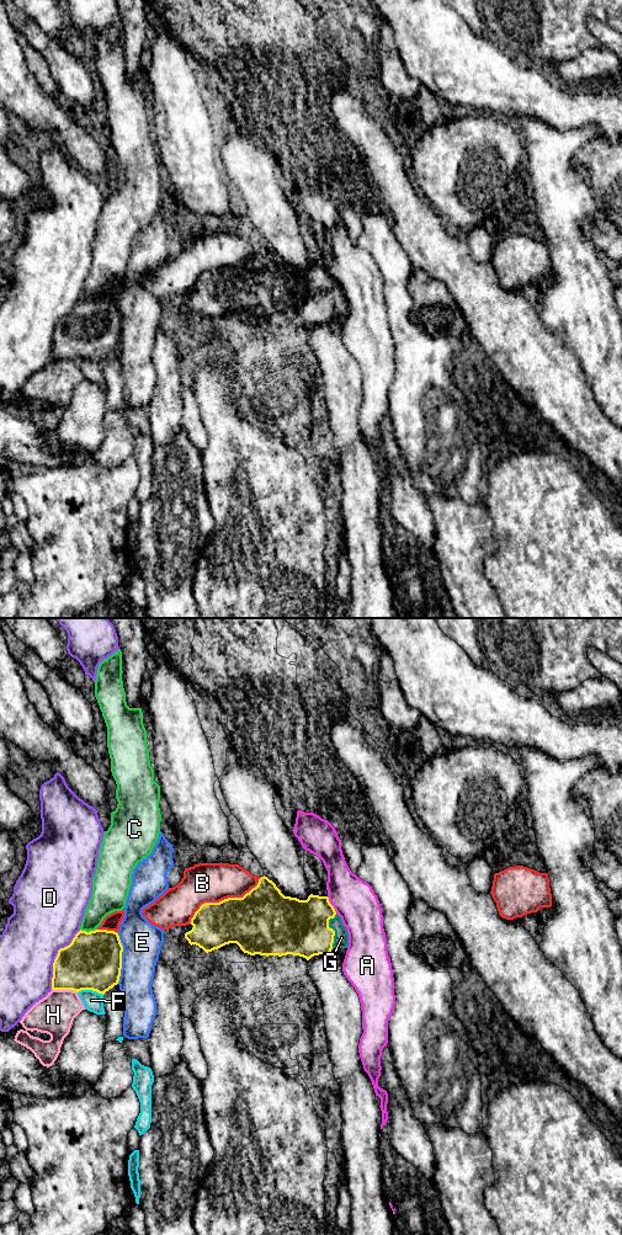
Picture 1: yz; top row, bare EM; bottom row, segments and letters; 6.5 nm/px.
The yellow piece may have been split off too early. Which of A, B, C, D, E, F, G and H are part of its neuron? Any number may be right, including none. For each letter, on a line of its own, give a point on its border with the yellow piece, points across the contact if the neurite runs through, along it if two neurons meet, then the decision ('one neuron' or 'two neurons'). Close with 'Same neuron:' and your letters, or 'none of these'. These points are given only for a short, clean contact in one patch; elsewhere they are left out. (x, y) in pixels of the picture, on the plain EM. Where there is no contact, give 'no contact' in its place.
A: yz (331, 275) | along yz (327, 266), (336, 282) | two neurons
B: yz (224, 269) | two neurons
C: yz (90, 301) | two neurons
D: yz (56, 328) | two neurons
E: yz (121, 328) | two neurons
F: yz (90, 358) | along yz (78, 361), (95, 360), (102, 365) | two neurons
G: yz (334, 301) | across yz (299, 297), (334, 301), (341, 307) | one neuron
H: yz (64, 358) | along yz (52, 358), (72, 358), (76, 362) | two neurons
Same neuron: G

